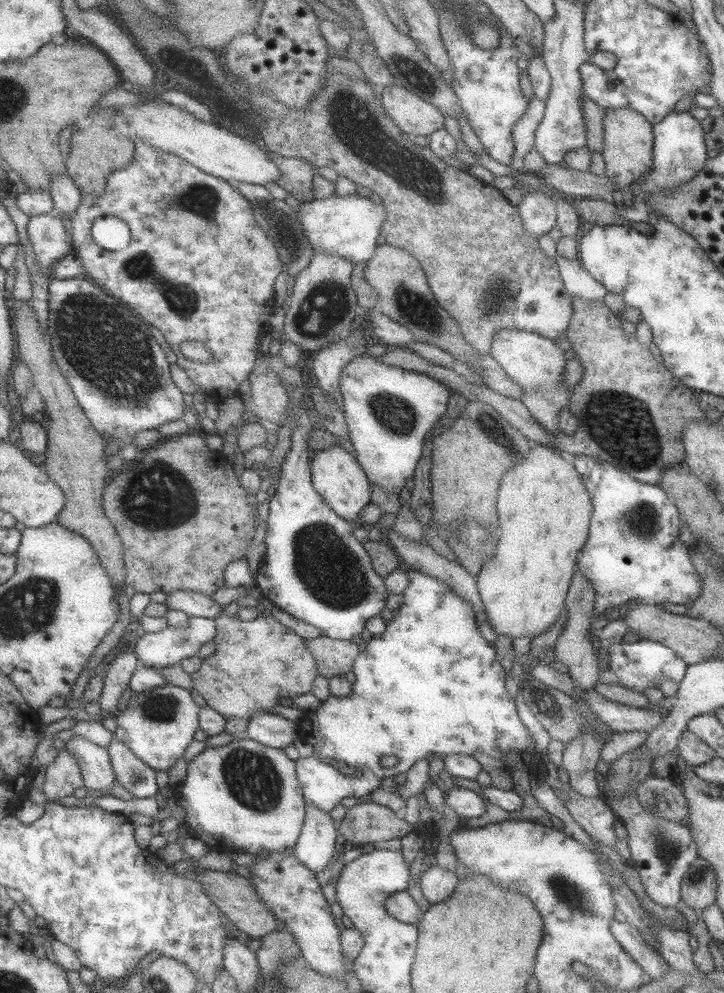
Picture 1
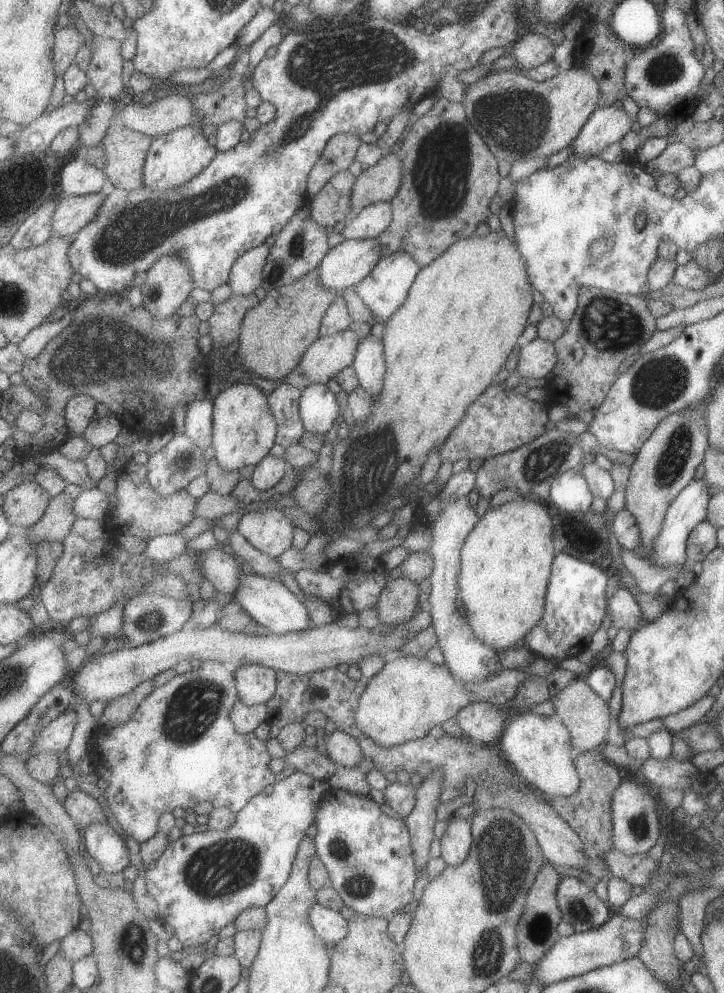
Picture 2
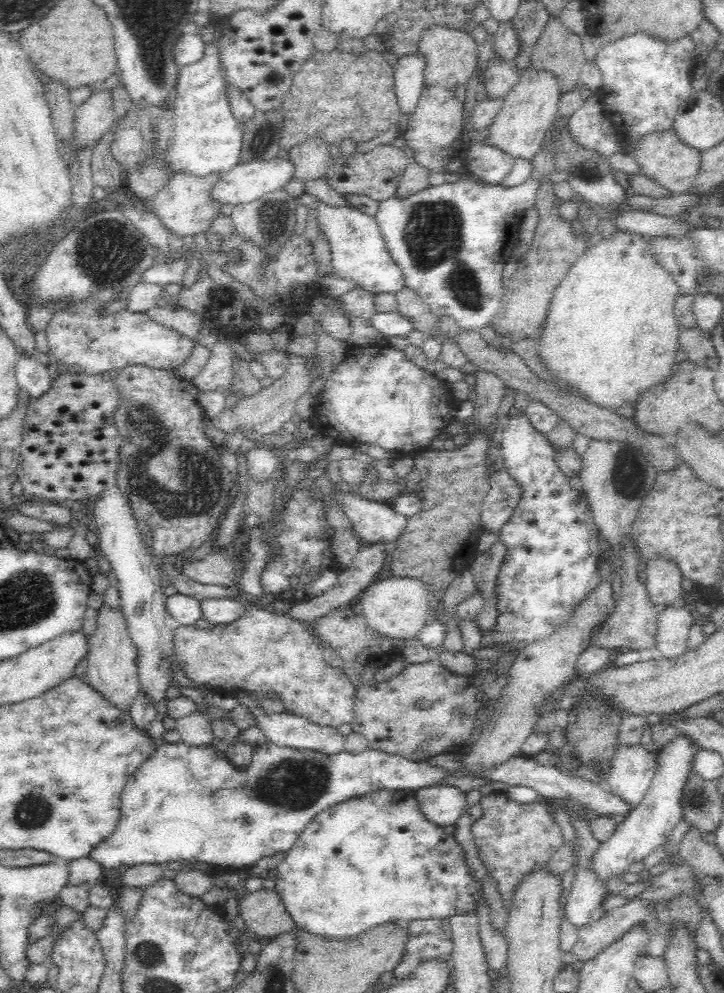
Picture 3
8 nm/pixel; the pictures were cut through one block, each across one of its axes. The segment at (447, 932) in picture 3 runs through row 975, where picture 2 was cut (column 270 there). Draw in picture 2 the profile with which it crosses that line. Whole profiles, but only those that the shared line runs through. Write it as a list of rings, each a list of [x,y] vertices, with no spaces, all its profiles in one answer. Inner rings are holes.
[[[285,381],[269,395],[269,404],[279,426],[276,443],[284,448],[301,442],[307,431],[300,413],[301,397],[302,390]]]

